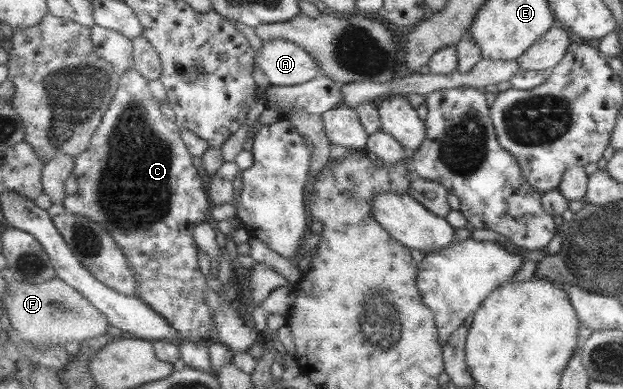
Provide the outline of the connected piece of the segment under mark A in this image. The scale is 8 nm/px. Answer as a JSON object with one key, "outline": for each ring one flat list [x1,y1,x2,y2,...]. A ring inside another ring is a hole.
{"outline":[[284,39,263,43,256,62,276,86,304,85,322,75,322,67,310,52]]}

